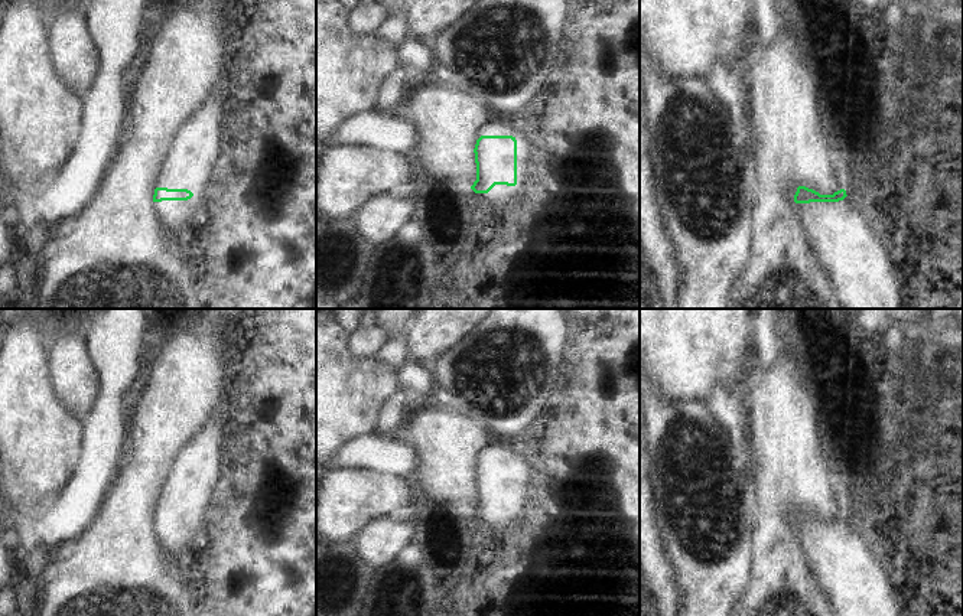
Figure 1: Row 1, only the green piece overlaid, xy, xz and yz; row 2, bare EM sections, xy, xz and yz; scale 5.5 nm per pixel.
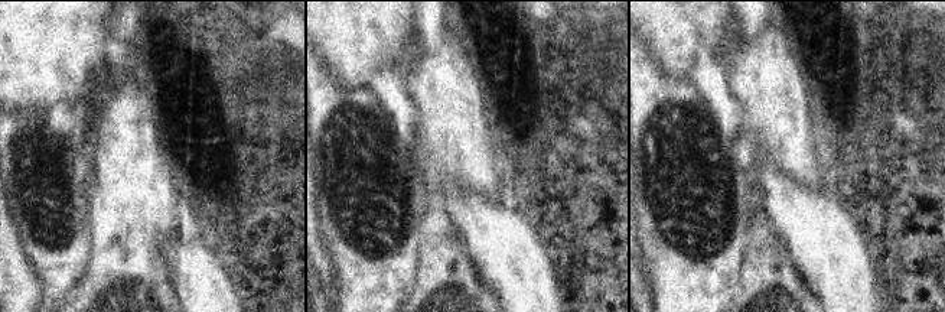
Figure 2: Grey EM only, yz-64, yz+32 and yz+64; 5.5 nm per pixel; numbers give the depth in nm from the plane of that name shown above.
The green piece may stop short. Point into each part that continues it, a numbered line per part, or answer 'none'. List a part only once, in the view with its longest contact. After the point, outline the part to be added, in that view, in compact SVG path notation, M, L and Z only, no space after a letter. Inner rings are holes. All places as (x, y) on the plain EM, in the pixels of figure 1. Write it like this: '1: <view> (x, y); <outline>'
1: xy (199, 465); M218 411L191 436L172 462L156 501L156 511L188 512L199 516L212 498L214 485L225 478L227 424Z
2: yz (846, 561); M862 521L796 527L796 535L836 616L905 616L895 584L885 581L885 553Z

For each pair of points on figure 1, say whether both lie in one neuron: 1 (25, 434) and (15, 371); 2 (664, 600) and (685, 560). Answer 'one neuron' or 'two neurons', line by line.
1: one neuron
2: two neurons

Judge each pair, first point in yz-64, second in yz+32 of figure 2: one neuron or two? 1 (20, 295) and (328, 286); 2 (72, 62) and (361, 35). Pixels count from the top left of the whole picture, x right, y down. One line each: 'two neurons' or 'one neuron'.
1: one neuron
2: one neuron

